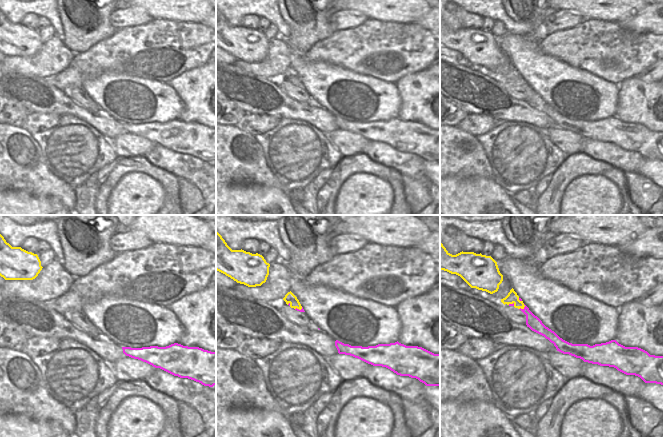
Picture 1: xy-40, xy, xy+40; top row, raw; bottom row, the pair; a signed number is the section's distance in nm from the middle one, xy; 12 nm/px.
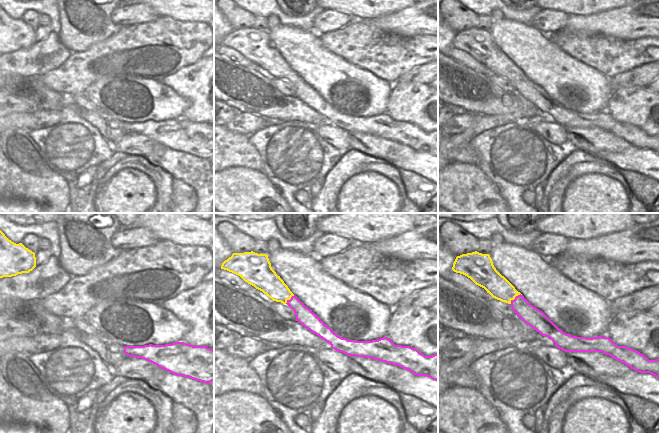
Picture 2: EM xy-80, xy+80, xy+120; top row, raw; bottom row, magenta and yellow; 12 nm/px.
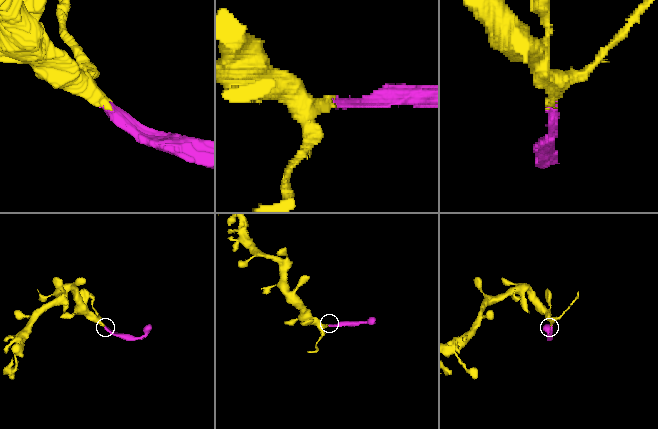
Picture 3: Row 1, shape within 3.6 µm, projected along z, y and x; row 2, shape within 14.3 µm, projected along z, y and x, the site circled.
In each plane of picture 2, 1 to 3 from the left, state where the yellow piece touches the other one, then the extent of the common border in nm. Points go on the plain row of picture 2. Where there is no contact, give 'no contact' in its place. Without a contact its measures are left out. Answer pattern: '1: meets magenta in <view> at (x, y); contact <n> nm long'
1: no contact
2: meets magenta in xy+80 at (290, 75); contact 160 nm long
3: meets magenta in xy+120 at (515, 74); contact 190 nm long

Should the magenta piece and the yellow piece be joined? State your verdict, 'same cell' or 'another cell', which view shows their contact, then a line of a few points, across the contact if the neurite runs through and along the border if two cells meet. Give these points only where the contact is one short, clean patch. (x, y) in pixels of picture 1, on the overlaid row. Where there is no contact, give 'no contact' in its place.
same cell; contact in xy+40; line xy+40 (533, 322), (530, 316), (522, 309), (512, 297)

